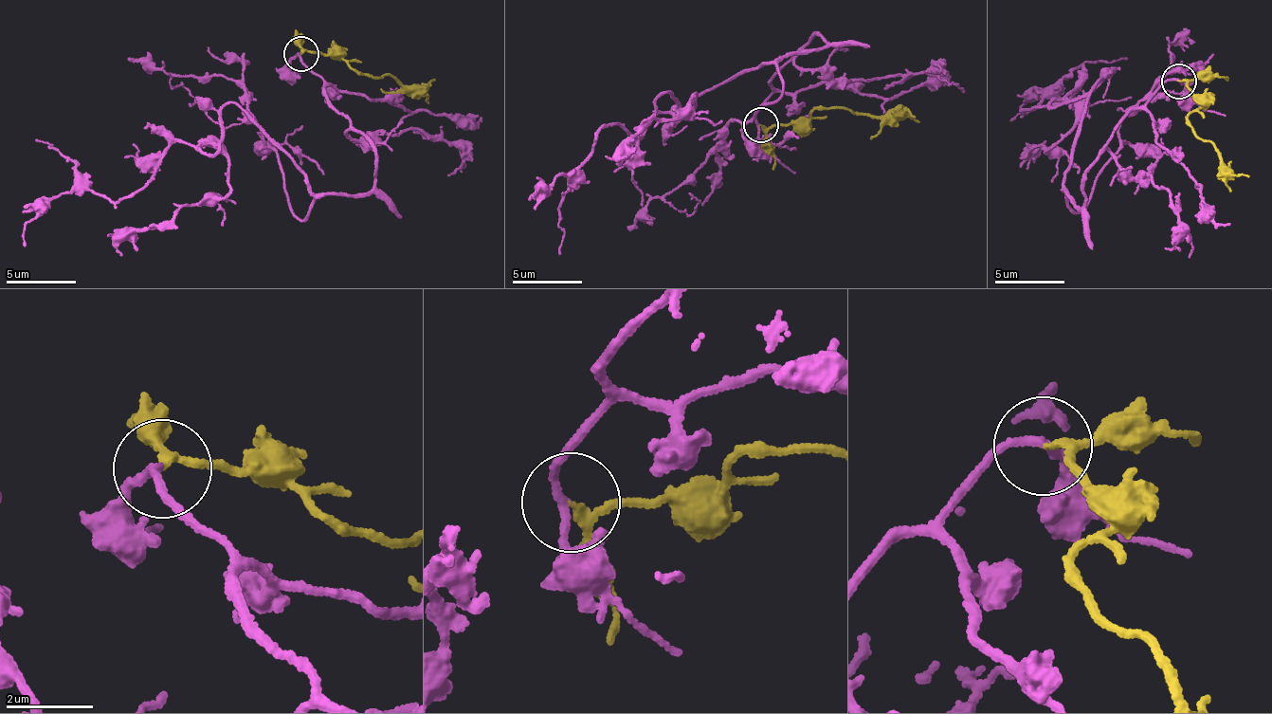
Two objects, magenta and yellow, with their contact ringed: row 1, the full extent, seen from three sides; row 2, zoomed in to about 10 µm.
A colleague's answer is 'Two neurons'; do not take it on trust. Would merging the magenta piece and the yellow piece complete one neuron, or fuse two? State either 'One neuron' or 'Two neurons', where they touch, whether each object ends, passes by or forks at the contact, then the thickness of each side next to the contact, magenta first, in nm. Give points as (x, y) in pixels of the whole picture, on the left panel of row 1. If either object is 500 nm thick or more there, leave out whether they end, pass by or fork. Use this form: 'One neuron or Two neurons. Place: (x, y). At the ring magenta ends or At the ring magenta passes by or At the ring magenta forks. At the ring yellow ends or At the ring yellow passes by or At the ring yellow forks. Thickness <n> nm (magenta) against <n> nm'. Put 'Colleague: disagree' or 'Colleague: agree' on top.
Colleague: disagree
One neuron. Place: (301, 54). At the ring magenta passes by. At the ring yellow passes by. Thickness 180 nm (magenta) against 150 nm

